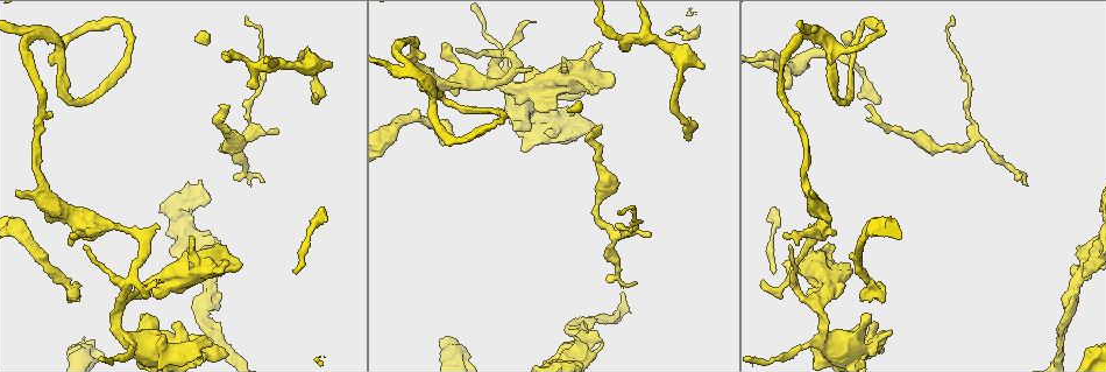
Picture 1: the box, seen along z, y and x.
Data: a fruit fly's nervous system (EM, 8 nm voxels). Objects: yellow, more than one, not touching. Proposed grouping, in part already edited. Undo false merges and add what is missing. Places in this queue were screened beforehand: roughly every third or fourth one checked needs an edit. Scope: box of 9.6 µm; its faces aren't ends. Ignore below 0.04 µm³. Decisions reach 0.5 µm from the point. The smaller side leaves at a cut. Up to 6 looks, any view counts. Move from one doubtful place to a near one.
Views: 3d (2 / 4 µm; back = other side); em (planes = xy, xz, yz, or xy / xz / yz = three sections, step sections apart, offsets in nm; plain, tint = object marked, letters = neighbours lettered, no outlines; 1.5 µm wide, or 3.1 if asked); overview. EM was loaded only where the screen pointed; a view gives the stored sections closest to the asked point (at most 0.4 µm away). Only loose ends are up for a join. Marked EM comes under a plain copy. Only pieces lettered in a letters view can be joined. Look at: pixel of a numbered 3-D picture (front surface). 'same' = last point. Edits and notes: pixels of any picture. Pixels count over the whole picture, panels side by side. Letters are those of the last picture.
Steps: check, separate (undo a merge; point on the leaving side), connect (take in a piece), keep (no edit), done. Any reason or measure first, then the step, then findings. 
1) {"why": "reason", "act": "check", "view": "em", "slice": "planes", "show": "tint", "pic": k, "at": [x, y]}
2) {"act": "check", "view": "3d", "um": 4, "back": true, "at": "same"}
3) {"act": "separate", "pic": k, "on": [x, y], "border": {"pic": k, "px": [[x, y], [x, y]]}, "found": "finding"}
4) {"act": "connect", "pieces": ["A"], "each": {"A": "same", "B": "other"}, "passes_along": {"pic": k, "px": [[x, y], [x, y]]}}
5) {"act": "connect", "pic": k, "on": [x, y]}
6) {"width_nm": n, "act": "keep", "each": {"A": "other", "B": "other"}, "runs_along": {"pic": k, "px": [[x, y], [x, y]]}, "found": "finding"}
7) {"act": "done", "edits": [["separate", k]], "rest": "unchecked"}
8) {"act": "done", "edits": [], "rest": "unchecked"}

{"act": "check", "view": "3d", "um": 2, "pic": 1, "at": [629, 44]}

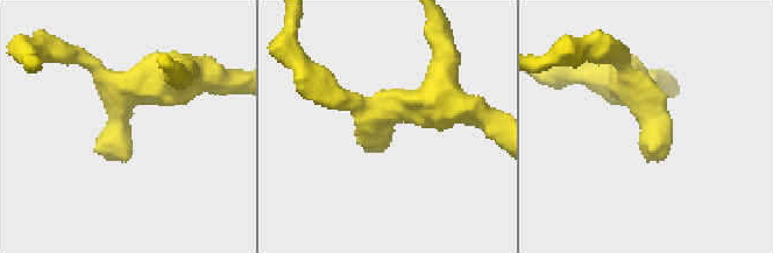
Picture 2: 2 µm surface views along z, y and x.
{"act": "check", "view": "em", "slice": "yz", "step": 8, "show": "tint", "pic": 2, "at": [128, 157]}

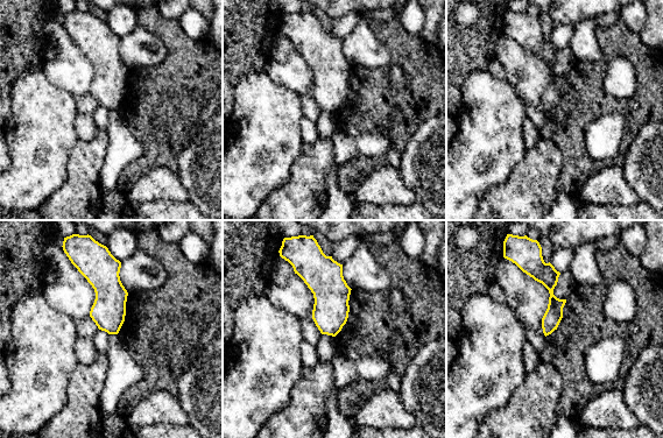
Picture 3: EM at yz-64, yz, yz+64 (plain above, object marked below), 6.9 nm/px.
{"why": "cut it another way", "act": "check", "view": "em", "slice": "planes", "show": "letters", "at": "same"}

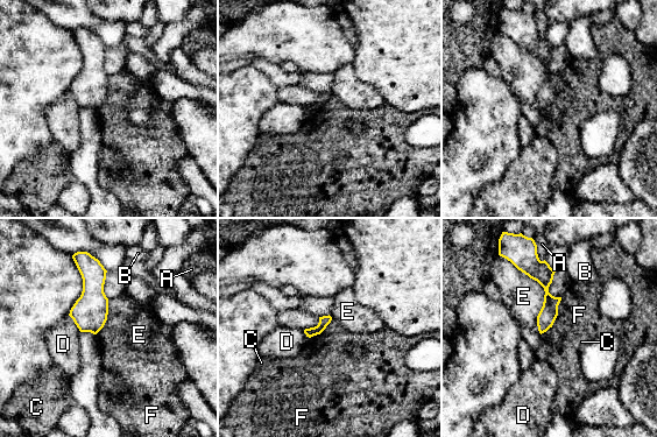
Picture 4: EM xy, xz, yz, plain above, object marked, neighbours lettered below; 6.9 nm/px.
{"act": "keep", "each": {"A": "other", "B": "other", "C": "other", "D": "other", "E": "other", "F": "other"}, "border": {"pic": 4, "px": [[562, 297], [555, 322], [541, 333]]}, "found": "none of them fits"}

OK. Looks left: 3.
{"why": "long arm stops here", "act": "check", "view": "em", "slice": "planes", "show": "letters", "pic": 1, "at": [688, 140]}

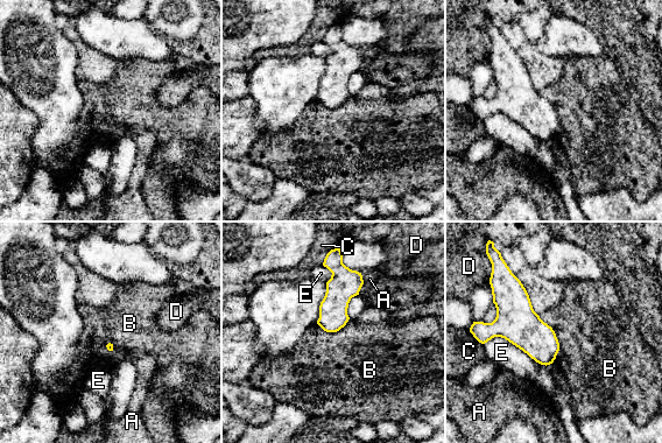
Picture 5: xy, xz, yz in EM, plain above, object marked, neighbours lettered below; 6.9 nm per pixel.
{"act": "keep", "each": {"A": "other", "B": "other", "C": "other", "D": "other", "E": "other"}, "border": {"pic": 5, "px": [[537, 315], [558, 343], [553, 363]]}, "found": "no lettered piece goes on from it"}

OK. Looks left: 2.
{"why": "thick end", "act": "check", "view": "3d", "um": 2, "pic": 1, "at": [551, 135]}

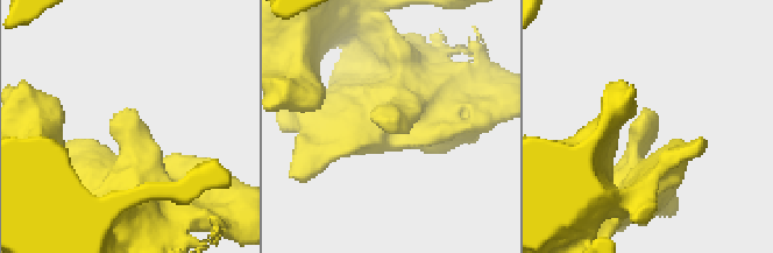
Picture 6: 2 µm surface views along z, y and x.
{"act": "check", "view": "em", "slice": "xy", "step": 4, "show": "letters", "pic": 6, "at": [125, 110]}

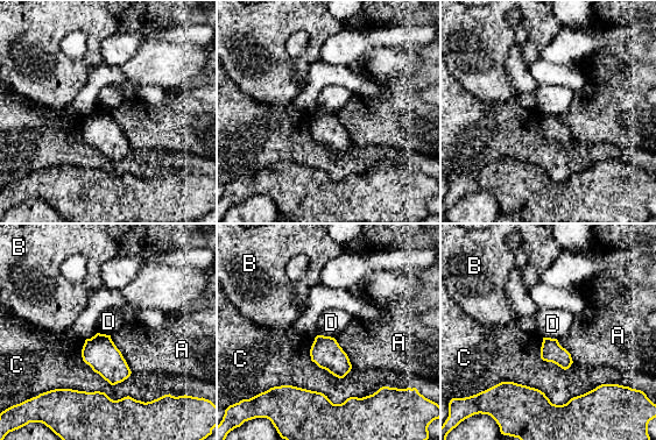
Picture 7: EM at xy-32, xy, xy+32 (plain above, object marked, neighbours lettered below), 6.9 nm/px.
{"act": "keep", "each": {"A": "other", "B": "other", "C": "other", "D": "other"}, "border": {"pic": 7, "px": [[318, 334], [333, 338]]}, "found": "no lettered piece goes on from it"}

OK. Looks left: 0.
{"act": "done", "edits": [], "rest": "unchecked"}

